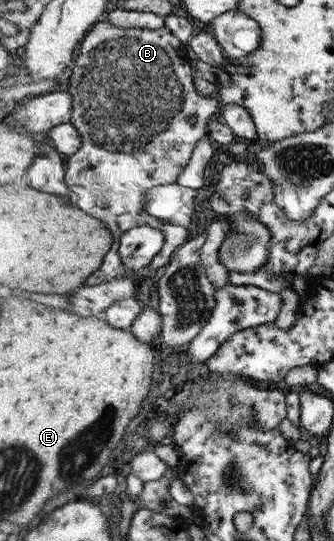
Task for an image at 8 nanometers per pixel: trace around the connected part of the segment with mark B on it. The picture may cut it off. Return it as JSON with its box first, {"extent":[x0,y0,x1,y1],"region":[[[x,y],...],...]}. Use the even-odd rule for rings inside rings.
{"extent":[67,22,218,285],"region":[[[110,22],[104,23],[108,31],[106,39],[98,43],[97,47],[88,52],[88,45],[82,45],[82,51],[78,56],[76,68],[70,76],[70,85],[67,90],[73,95],[73,124],[84,136],[83,148],[74,155],[69,156],[67,163],[67,183],[71,191],[77,196],[80,208],[86,213],[106,222],[114,233],[116,243],[106,257],[101,269],[90,279],[88,285],[102,285],[116,281],[125,275],[134,280],[152,275],[160,267],[168,266],[179,250],[186,244],[190,229],[186,226],[174,226],[165,220],[160,220],[146,211],[146,197],[148,191],[154,187],[166,186],[179,182],[181,176],[187,171],[187,167],[193,161],[193,153],[200,140],[208,137],[208,120],[217,112],[218,101],[214,98],[202,97],[198,93],[198,87],[194,83],[193,59],[191,57],[190,44],[183,42],[168,26],[160,31],[136,31],[126,29],[126,35],[116,37]],[[192,117],[197,120],[192,122]],[[140,226],[152,226],[164,231],[166,245],[152,265],[131,271],[124,265],[120,257],[120,237],[126,231]]]}

